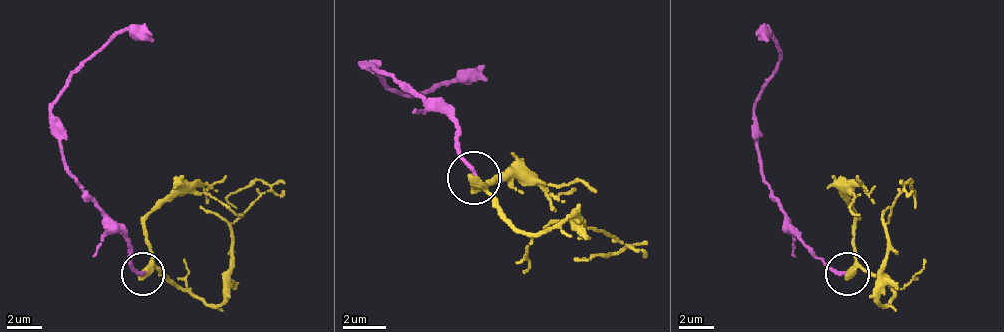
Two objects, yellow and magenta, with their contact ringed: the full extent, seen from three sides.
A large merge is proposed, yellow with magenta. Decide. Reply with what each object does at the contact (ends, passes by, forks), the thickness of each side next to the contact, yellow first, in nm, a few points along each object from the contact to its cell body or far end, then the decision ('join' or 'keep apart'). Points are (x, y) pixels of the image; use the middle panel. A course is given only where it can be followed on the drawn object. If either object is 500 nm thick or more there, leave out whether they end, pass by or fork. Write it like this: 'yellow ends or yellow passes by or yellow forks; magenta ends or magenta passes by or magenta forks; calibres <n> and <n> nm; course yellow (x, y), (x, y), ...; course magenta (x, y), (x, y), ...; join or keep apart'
yellow passes by; magenta ends; calibres 320 and 170 nm; course yellow (472, 179), (520, 232), (568, 221), (621, 248), (605, 253), (589, 253), (579, 259), (589, 259); course magenta (472, 173), (461, 157), (456, 125), (408, 83), (360, 61), (403, 93), (435, 93), (445, 83), (488, 77); keep apart

